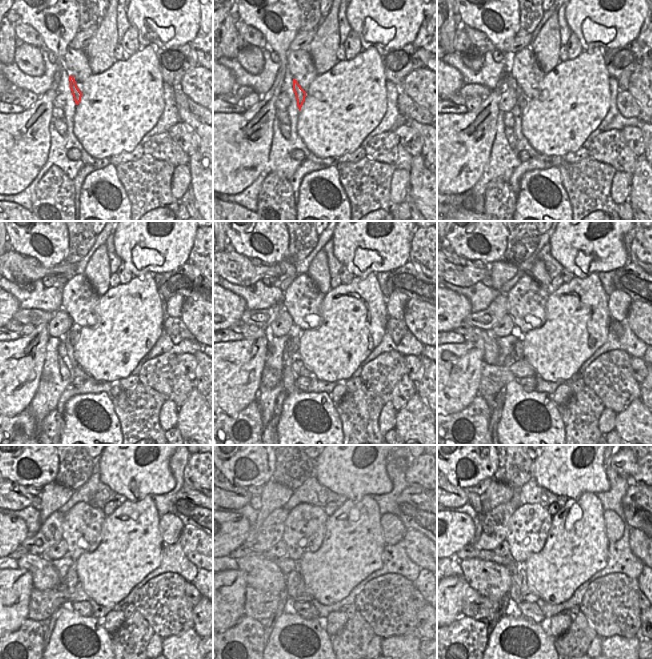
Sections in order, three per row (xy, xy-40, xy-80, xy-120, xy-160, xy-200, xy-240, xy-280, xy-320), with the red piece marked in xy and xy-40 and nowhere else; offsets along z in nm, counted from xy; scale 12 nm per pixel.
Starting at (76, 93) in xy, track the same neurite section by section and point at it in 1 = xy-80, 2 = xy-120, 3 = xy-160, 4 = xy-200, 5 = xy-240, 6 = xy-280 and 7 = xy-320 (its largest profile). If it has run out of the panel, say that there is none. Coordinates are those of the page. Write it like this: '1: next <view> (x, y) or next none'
1: next xy-80 (522, 100)
2: next xy-120 (74, 330)
3: next xy-160 (293, 345)
4: next xy-200 (518, 350)
5: next xy-240 (71, 578)
6: next xy-280 (293, 579)
7: next xy-320 (515, 582)

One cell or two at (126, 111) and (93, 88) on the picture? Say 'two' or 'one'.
one

